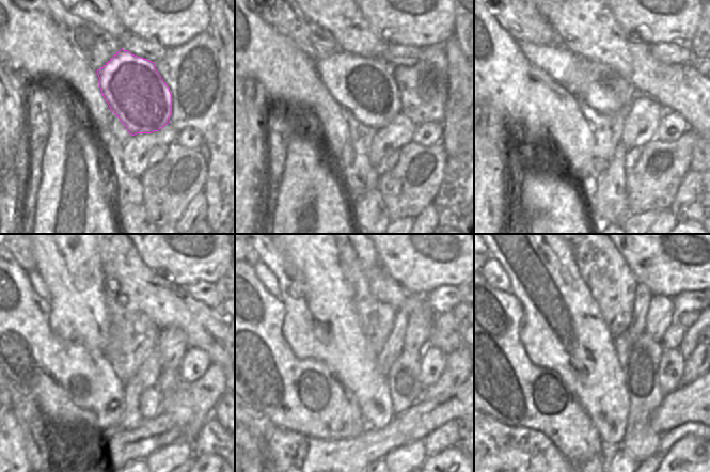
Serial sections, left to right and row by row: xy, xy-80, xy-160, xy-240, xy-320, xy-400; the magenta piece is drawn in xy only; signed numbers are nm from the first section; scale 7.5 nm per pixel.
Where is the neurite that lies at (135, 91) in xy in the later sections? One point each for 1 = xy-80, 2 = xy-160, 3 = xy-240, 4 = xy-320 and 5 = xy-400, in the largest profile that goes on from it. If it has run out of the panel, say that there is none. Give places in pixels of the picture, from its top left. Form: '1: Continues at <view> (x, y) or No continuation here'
1: Continues at xy-80 (364, 85)
2: Continues at xy-160 (602, 89)
3: Continues at xy-240 (37, 283)
4: Continues at xy-320 (263, 272)
5: Continues at xy-400 (495, 276).

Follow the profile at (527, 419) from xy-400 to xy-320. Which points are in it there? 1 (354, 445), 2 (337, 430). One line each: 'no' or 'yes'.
1: no
2: yes

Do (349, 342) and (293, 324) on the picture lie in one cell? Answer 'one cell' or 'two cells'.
one cell

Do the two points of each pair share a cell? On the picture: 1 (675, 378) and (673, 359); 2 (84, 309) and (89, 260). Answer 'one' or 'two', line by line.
1: one
2: one

